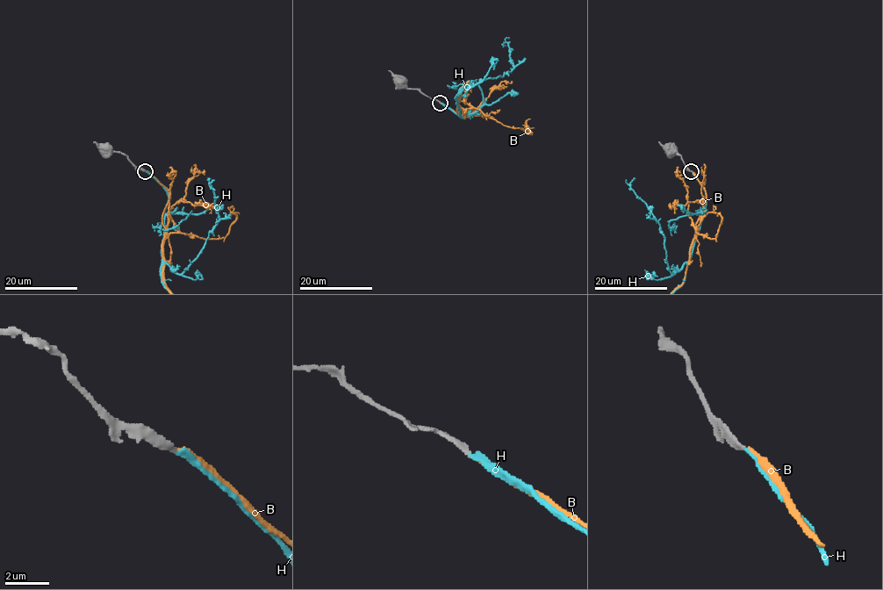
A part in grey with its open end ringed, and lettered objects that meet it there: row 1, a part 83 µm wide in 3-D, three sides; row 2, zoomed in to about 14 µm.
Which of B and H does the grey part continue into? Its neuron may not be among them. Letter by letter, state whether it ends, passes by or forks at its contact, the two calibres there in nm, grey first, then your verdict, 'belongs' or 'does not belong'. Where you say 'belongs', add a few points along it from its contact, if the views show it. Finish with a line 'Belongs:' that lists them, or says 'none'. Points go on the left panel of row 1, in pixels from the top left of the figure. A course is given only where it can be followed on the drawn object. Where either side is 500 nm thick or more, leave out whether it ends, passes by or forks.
B: it ends | 280/200 nm | does not belong
H: it ends | 280/220 nm | belongs
Belongs: H

